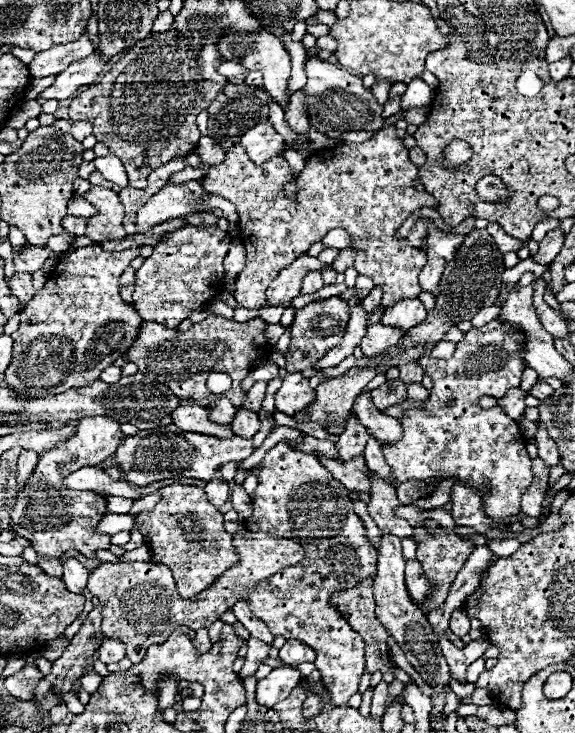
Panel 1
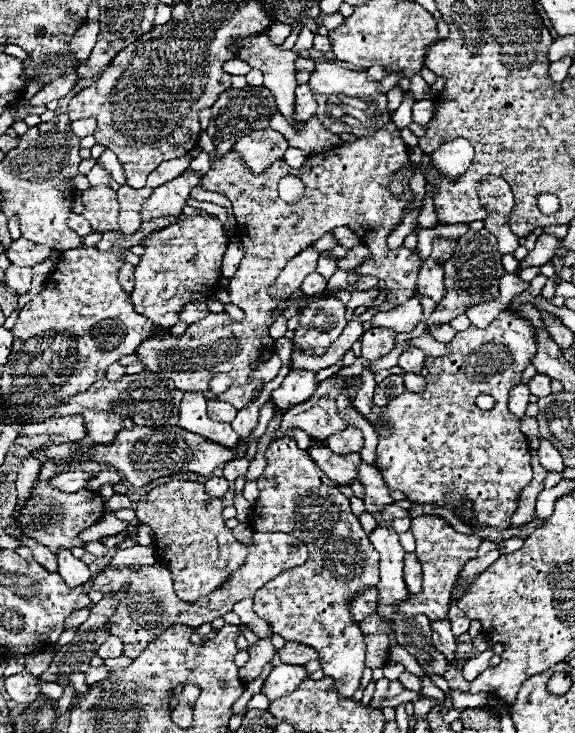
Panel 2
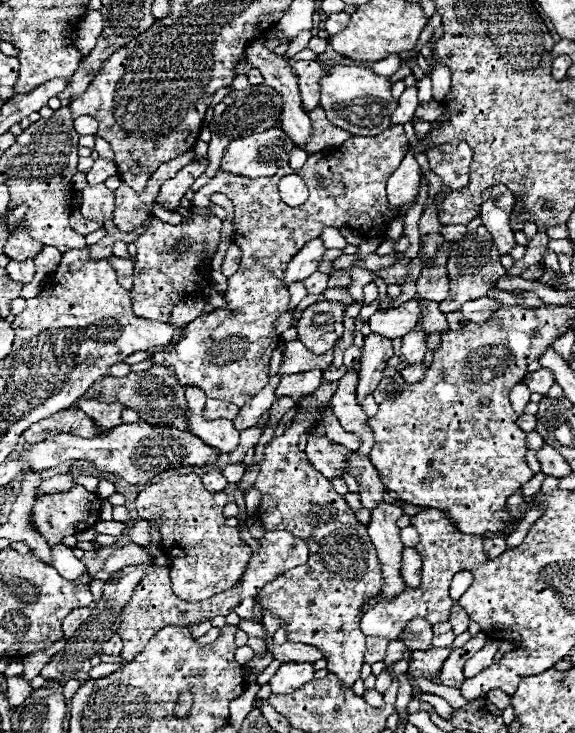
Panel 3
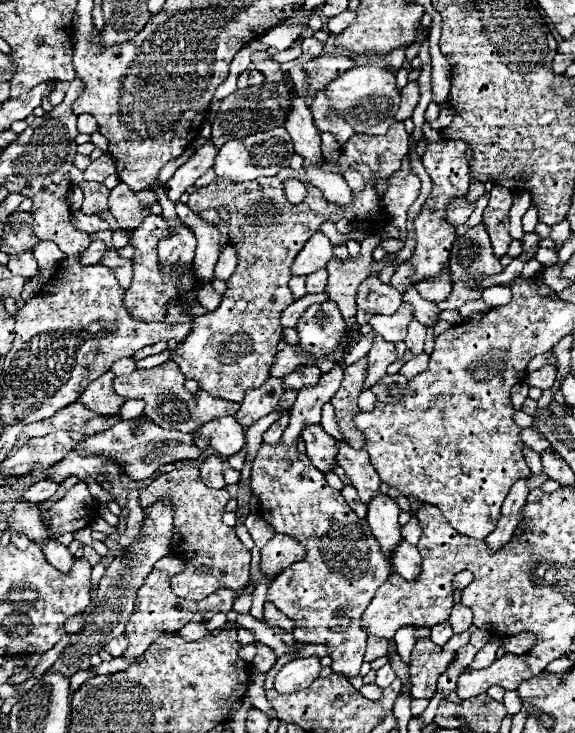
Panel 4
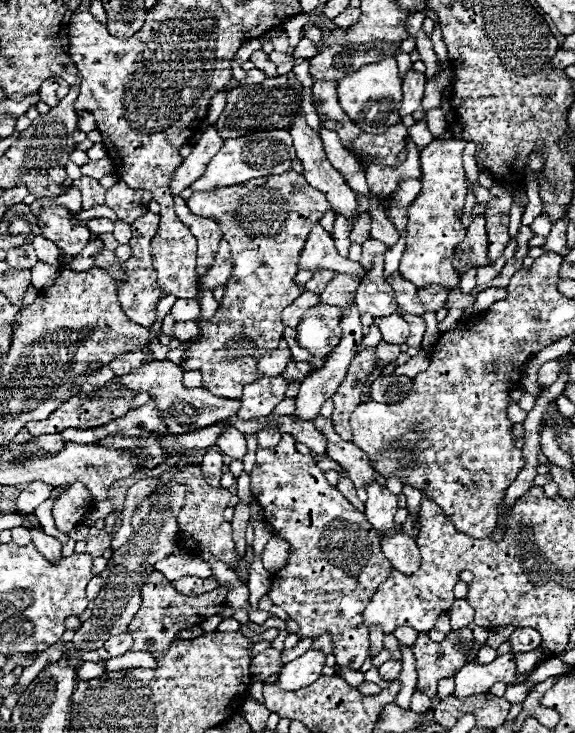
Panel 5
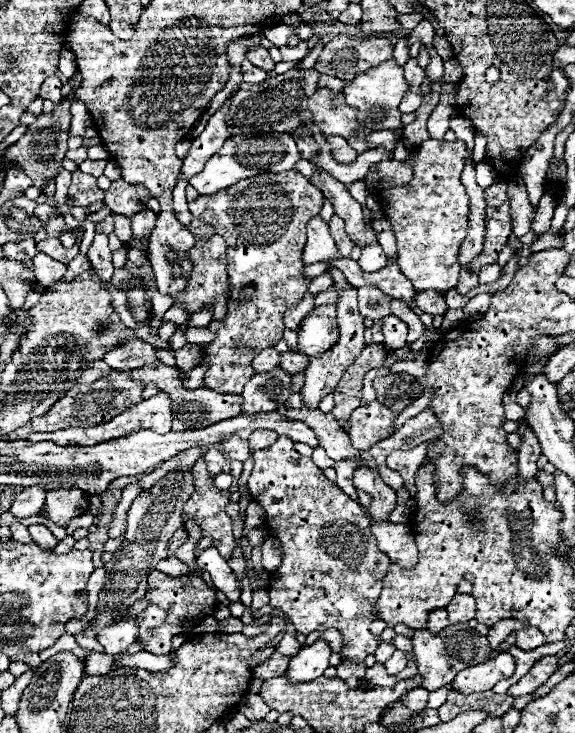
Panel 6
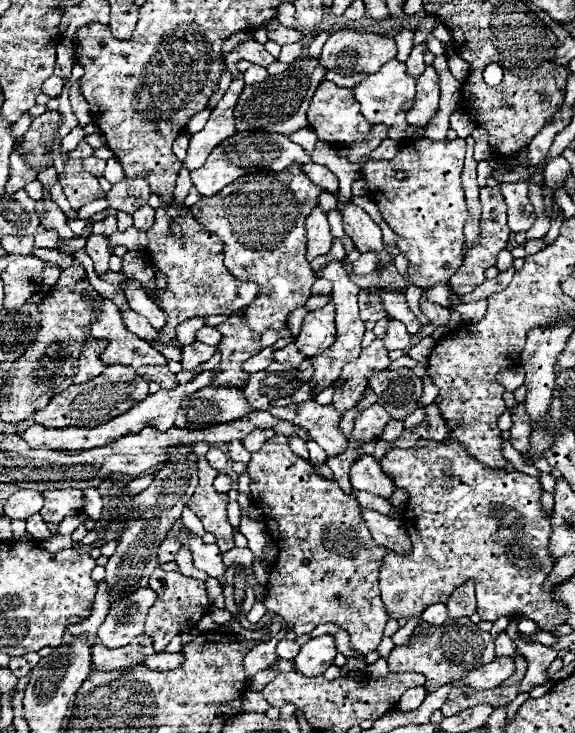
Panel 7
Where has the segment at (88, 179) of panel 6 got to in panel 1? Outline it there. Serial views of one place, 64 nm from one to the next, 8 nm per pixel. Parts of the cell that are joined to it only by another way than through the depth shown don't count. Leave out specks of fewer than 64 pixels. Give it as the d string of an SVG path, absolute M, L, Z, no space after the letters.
M92 186L84 194L84 198L96 208L96 214L88 218L86 236L90 236L96 242L122 240L126 236L126 232L122 230L124 208L118 202L118 194L104 186Z

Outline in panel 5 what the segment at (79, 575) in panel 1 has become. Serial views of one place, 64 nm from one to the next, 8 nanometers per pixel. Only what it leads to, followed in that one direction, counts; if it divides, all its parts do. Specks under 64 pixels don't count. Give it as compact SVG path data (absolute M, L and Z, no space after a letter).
M30 530L32 532L32 542L36 544L38 552L52 560L52 562L58 562L62 558L62 542L56 540L54 536L48 536L44 530Z

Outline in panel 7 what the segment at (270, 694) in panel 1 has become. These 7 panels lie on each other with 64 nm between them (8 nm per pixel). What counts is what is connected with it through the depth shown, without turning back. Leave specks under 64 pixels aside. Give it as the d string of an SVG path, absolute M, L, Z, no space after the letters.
M322 634L318 638L312 638L304 646L300 646L298 656L294 658L296 672L304 672L304 676L324 674L324 670L334 662L336 654L338 650L332 634Z

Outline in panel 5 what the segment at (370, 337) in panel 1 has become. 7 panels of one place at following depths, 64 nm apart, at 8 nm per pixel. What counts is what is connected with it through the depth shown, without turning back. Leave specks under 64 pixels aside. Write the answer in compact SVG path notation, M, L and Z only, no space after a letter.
M380 342L380 344L376 346L376 358L378 358L378 366L380 366L380 370L382 370L386 364L390 364L392 360L396 360L398 354L400 354L400 348L398 348L398 346Z

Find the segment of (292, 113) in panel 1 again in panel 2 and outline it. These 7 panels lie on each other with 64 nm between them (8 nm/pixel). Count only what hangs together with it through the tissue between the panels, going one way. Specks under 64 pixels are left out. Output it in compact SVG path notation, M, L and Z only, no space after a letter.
M300 84L296 88L296 120L310 120L312 114L316 114L316 98L312 94L310 84Z

